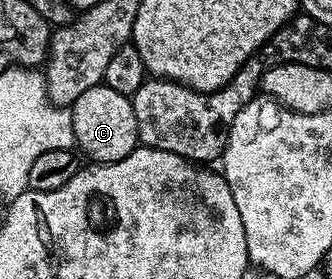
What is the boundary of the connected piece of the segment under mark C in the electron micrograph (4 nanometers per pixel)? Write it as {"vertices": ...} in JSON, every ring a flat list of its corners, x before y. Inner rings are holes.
{"vertices":[[100,83,84,90,84,94,80,94,80,98,69,105,69,110,72,114,74,143,77,151,83,157,87,156,87,161,95,164,120,162,120,158,132,154,132,150,139,147,134,101,112,90,112,86]]}

